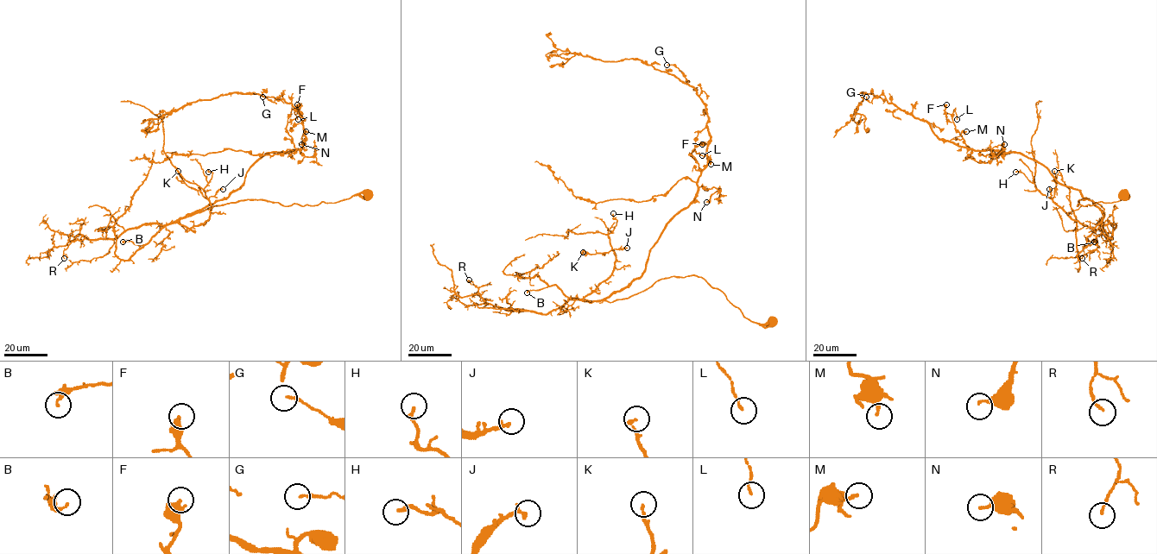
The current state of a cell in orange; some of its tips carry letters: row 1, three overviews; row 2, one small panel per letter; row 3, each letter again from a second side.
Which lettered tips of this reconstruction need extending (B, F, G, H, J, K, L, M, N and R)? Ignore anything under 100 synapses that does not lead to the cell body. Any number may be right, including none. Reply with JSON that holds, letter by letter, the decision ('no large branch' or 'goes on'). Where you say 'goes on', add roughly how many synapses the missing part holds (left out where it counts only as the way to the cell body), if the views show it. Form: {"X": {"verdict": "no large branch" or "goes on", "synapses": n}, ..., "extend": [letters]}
{"B": {"verdict": "no large branch"}, "F": {"verdict": "no large branch"}, "G": {"verdict": "no large branch"}, "H": {"verdict": "no large branch"}, "J": {"verdict": "no large branch"}, "K": {"verdict": "no large branch"}, "L": {"verdict": "no large branch"}, "M": {"verdict": "no large branch"}, "N": {"verdict": "no large branch"}, "R": {"verdict": "no large branch"}, "extend": []}

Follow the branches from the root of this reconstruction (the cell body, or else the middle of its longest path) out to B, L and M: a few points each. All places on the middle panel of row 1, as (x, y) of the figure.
B: (772, 323), (750, 321), (722, 292), (694, 275), (661, 279), (611, 302), (569, 299), (557, 285), (527, 292)
L: (772, 323), (694, 275), (603, 299), (641, 274), (693, 199), (691, 154), (702, 155)
M: (772, 323), (750, 321), (694, 275), (603, 299), (641, 274), (665, 226), (693, 199), (706, 148), (711, 164)

